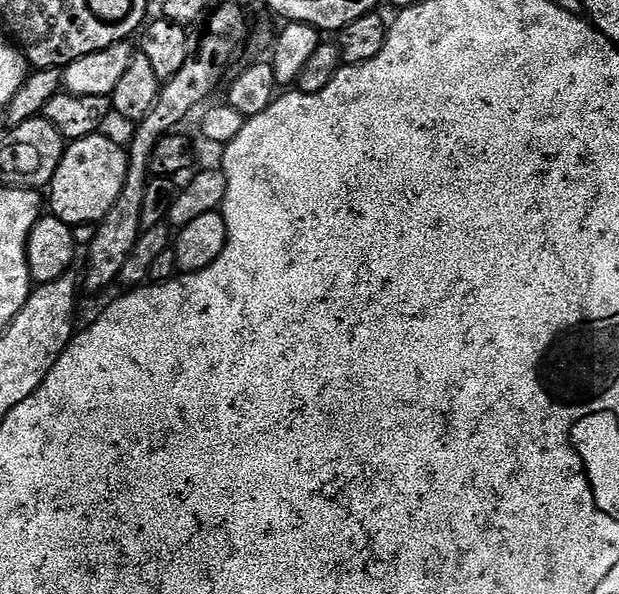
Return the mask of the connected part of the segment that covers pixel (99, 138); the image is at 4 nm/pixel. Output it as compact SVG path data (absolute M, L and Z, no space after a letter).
M105 134L73 140L65 147L64 157L50 185L52 192L51 215L63 224L92 224L103 220L105 214L118 202L128 173L128 153Z

